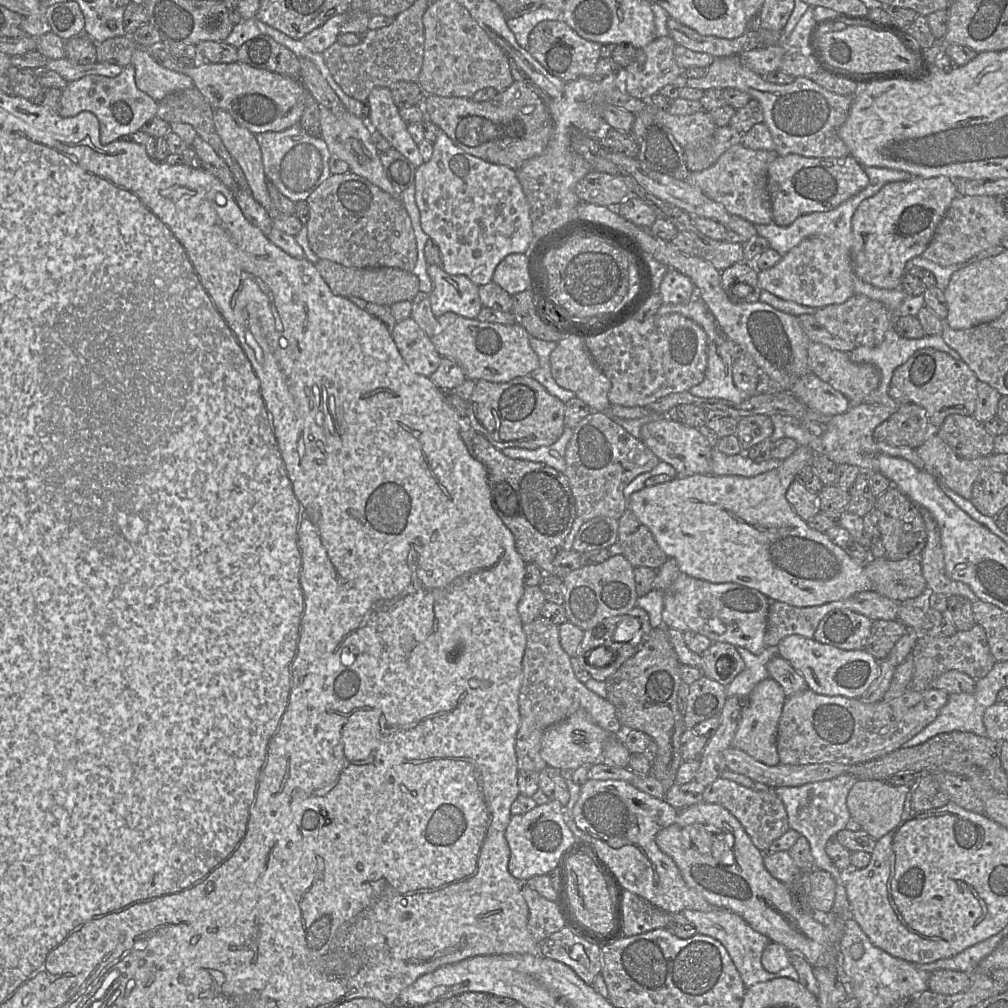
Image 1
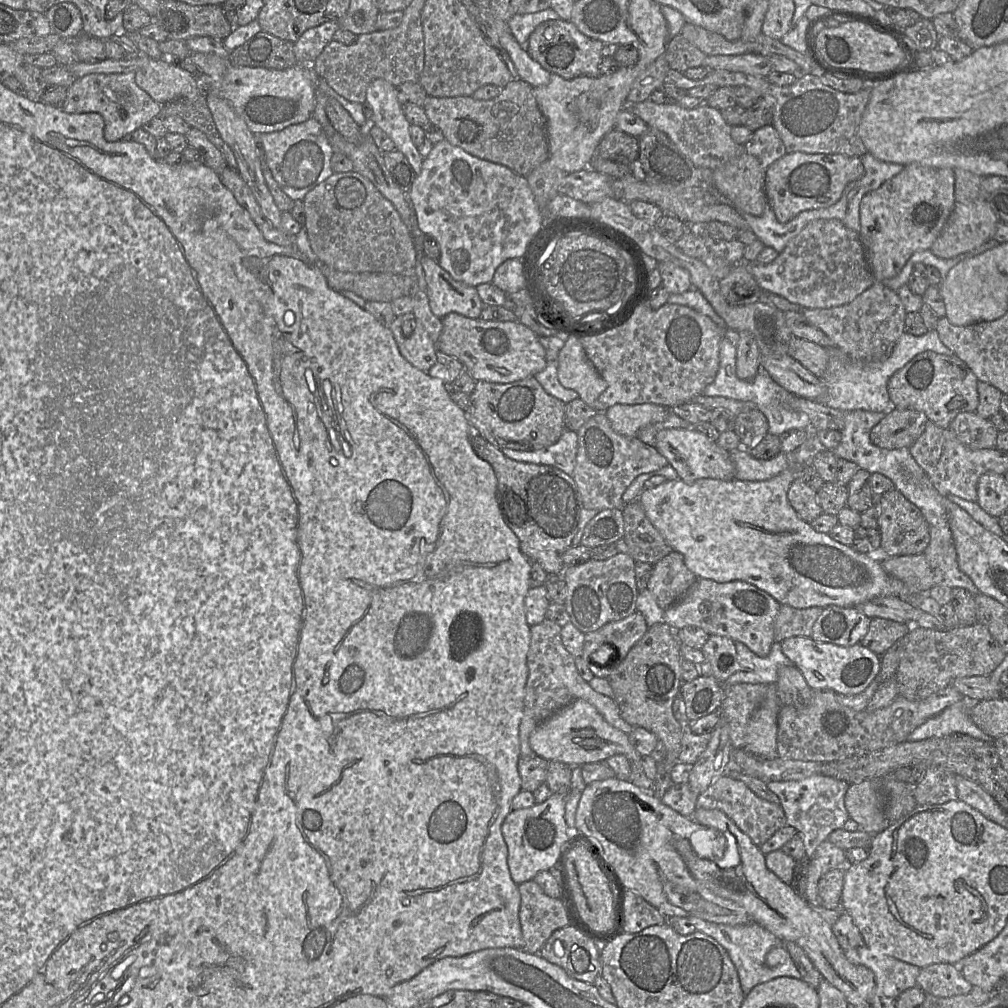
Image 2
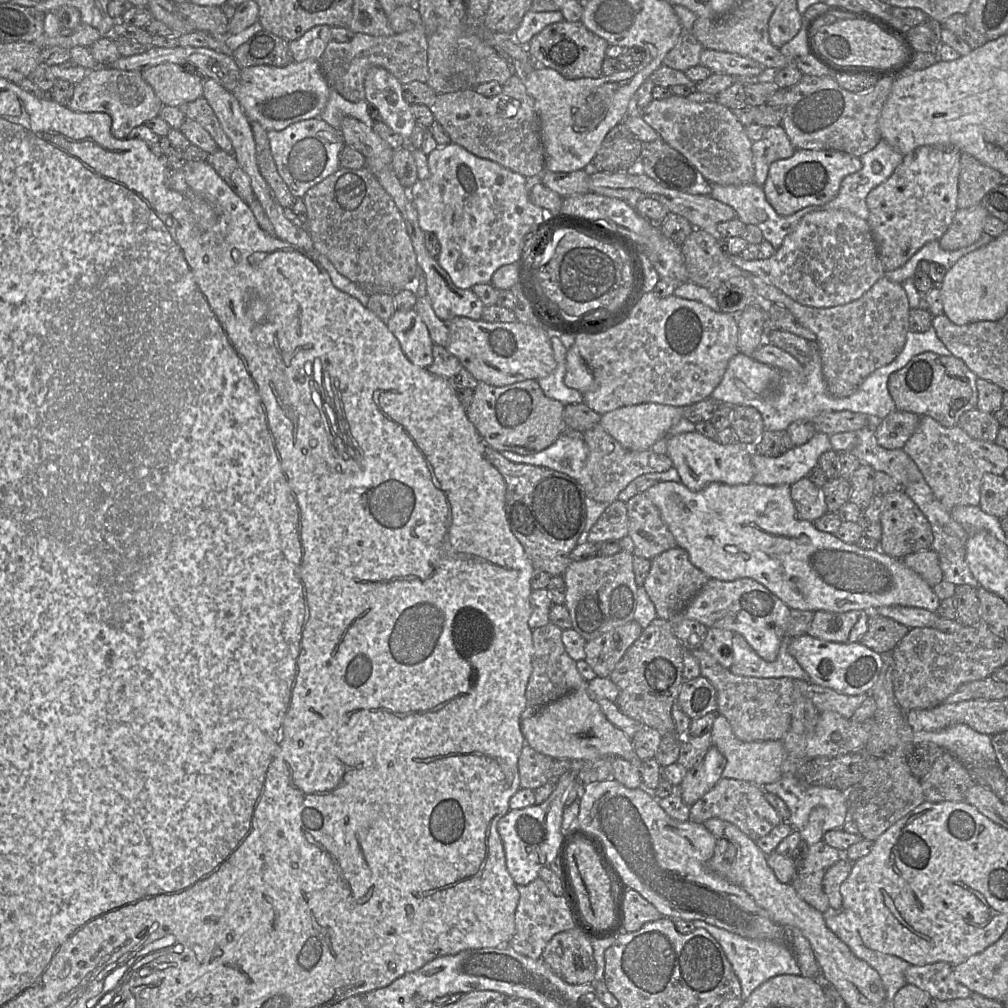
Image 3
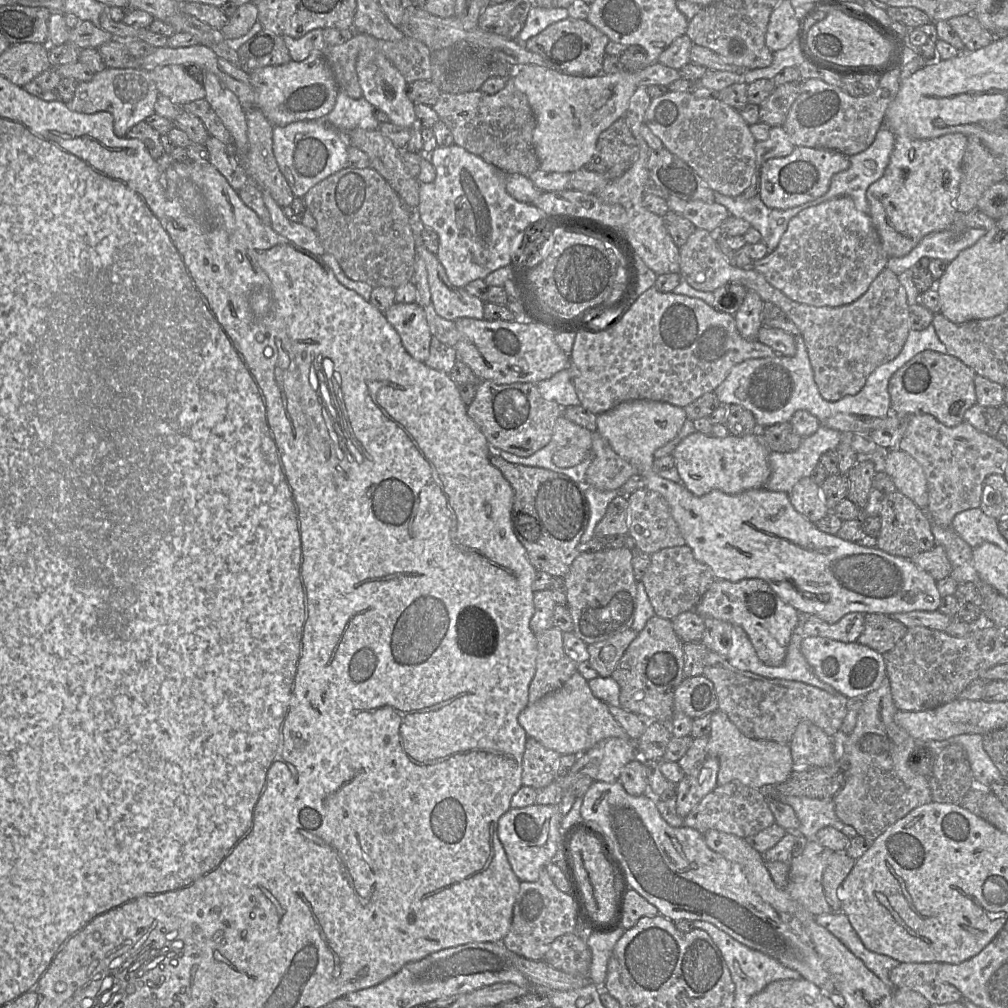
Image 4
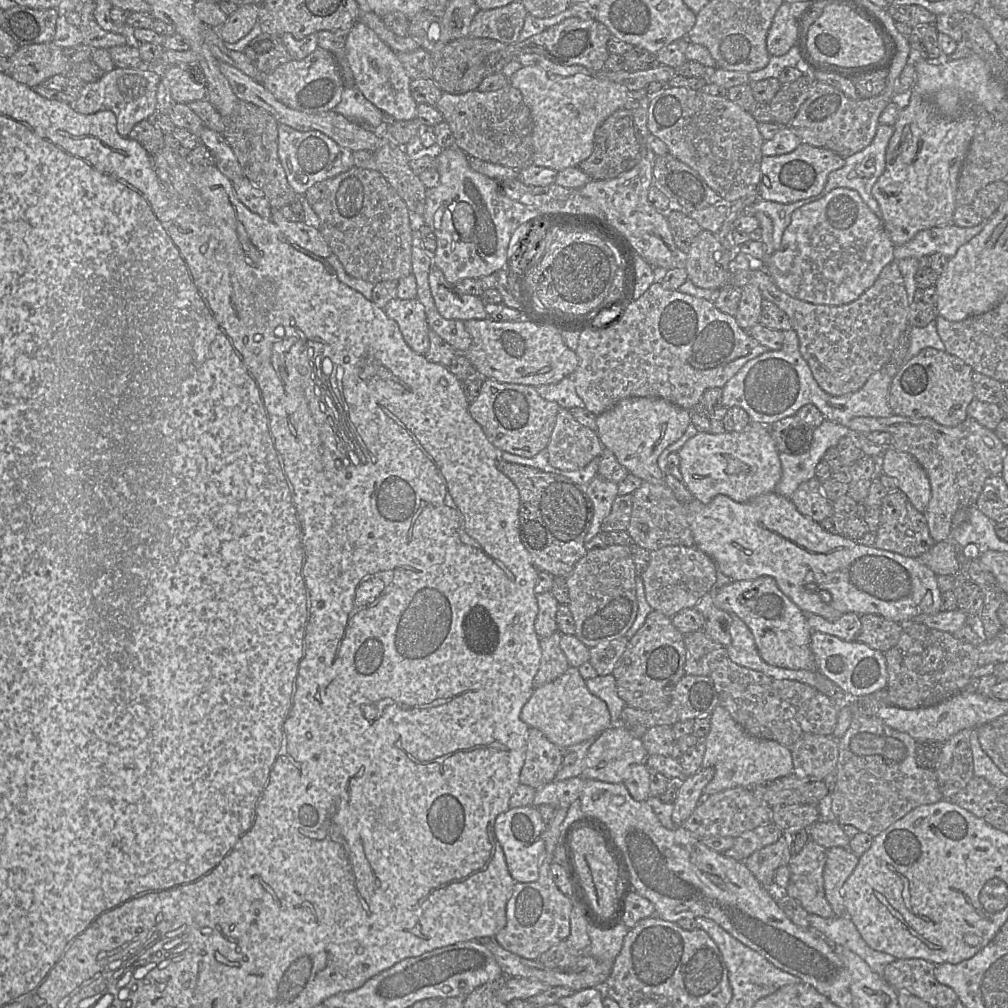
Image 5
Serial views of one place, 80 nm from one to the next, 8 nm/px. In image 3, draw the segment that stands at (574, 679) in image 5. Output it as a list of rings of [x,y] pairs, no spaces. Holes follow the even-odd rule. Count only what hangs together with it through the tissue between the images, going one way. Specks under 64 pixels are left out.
[[[588,689],[571,691],[547,704],[533,716],[522,719],[520,729],[525,744],[554,760],[587,762],[601,757],[622,757],[640,770],[642,761],[631,738],[607,719],[600,705],[590,697]]]

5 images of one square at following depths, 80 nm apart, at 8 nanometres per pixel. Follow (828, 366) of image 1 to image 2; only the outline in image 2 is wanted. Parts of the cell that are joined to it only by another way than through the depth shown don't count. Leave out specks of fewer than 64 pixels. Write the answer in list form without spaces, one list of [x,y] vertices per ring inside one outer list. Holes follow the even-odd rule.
[[[792,337],[786,353],[818,378],[822,377],[827,368],[828,351],[814,342]]]

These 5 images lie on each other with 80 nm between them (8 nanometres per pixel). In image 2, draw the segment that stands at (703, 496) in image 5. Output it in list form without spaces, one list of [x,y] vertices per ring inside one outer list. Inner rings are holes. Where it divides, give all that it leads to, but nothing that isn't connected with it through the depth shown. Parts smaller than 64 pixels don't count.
[[[694,427],[688,429],[668,428],[656,434],[655,448],[676,470],[678,477],[686,483],[698,479],[712,478],[729,481],[735,479],[734,465],[730,451],[721,448],[715,441],[697,431]]]

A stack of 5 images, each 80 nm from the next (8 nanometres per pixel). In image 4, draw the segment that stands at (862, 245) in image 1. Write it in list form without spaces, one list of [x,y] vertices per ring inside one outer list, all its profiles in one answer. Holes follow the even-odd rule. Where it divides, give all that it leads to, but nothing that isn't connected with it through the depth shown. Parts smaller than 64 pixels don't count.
[[[962,133],[932,139],[896,137],[883,176],[866,192],[870,217],[888,257],[903,257],[927,234],[950,228],[967,145],[968,136]]]

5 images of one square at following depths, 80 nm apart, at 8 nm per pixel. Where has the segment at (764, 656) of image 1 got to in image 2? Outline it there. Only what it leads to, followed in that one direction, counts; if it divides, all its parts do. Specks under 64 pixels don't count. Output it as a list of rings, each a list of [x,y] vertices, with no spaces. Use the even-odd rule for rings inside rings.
[[[735,642],[740,670],[732,674],[723,684],[738,683],[775,684],[778,670],[793,663],[784,655],[781,643],[774,642],[766,657],[759,657],[742,642]]]

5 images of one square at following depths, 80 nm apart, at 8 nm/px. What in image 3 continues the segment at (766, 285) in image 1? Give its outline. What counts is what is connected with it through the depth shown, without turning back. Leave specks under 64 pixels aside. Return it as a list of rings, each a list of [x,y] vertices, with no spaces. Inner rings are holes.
[[[843,209],[806,214],[768,259],[746,261],[740,255],[727,256],[743,271],[777,287],[798,303],[816,308],[845,305],[859,299],[886,271],[868,221]]]

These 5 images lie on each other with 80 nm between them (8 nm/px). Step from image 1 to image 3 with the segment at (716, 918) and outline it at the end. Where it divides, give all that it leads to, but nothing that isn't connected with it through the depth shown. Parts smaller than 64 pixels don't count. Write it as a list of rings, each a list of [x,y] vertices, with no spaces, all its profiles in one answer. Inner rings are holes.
[[[702,920],[691,921],[695,928],[704,928],[721,945],[739,979],[742,1001],[746,1000],[759,985],[775,976],[801,975],[800,968],[785,942],[748,939]]]

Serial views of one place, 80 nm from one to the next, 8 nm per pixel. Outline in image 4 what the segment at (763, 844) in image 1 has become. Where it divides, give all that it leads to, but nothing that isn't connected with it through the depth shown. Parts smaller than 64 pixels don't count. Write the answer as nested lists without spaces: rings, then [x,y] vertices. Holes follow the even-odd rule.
[[[738,781],[716,786],[683,819],[683,826],[693,828],[702,834],[708,830],[717,830],[744,839],[775,823],[765,789],[751,788]]]

